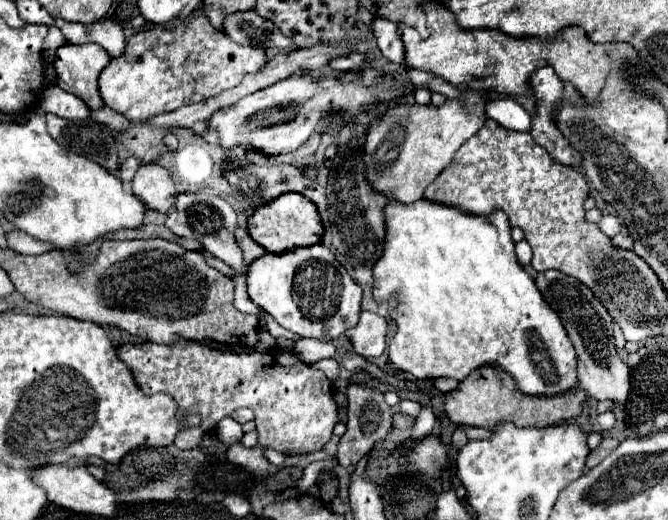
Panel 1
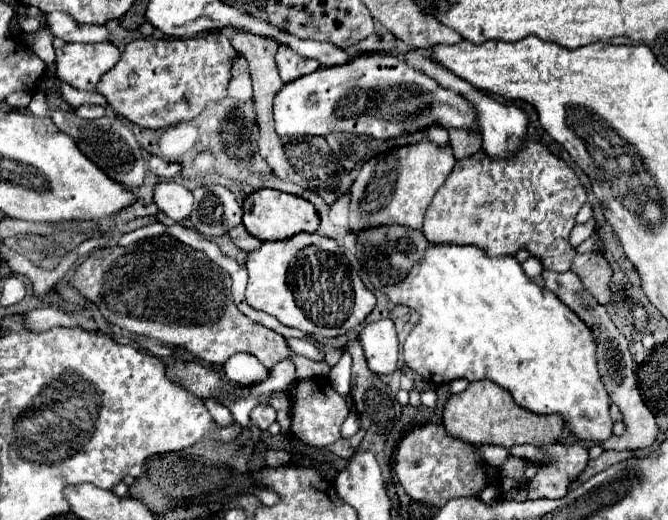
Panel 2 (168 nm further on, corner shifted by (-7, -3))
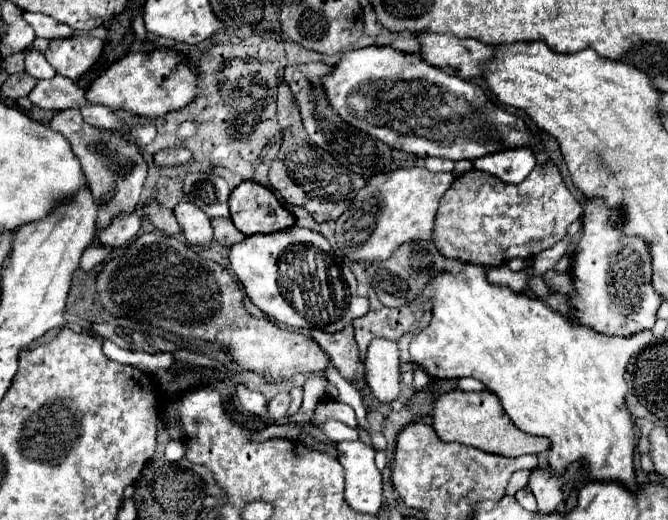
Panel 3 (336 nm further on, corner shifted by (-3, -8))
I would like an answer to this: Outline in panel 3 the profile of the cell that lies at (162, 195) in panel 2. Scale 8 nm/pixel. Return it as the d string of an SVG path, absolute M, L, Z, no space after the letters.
M180 200L172 210L174 210L176 222L180 224L188 242L206 246L214 238L212 236L212 224L210 224L208 216L198 206L192 206L192 202Z

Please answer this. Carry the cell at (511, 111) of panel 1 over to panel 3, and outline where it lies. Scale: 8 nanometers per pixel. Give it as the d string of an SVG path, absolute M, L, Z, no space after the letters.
M524 146L486 154L474 160L474 168L494 174L496 178L504 182L512 182L512 184L522 182L534 166L536 166L536 156L530 148L524 148Z

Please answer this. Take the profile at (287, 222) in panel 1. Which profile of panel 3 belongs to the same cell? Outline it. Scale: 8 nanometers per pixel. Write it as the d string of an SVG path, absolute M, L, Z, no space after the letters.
M242 182L230 194L230 218L246 234L272 234L296 224L294 214L280 204L274 192L256 182Z

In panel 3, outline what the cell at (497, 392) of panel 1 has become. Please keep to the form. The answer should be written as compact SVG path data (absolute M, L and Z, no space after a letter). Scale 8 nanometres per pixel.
M452 390L438 396L434 404L434 430L444 442L458 442L478 448L482 452L500 454L508 458L524 456L524 454L540 454L550 448L550 440L546 436L530 436L522 432L502 410L500 398L490 390L480 392L462 392Z

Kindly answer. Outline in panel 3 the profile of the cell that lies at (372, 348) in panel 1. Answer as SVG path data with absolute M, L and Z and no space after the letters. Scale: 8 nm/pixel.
M374 338L366 352L366 380L380 402L392 402L400 394L400 362L396 342Z

